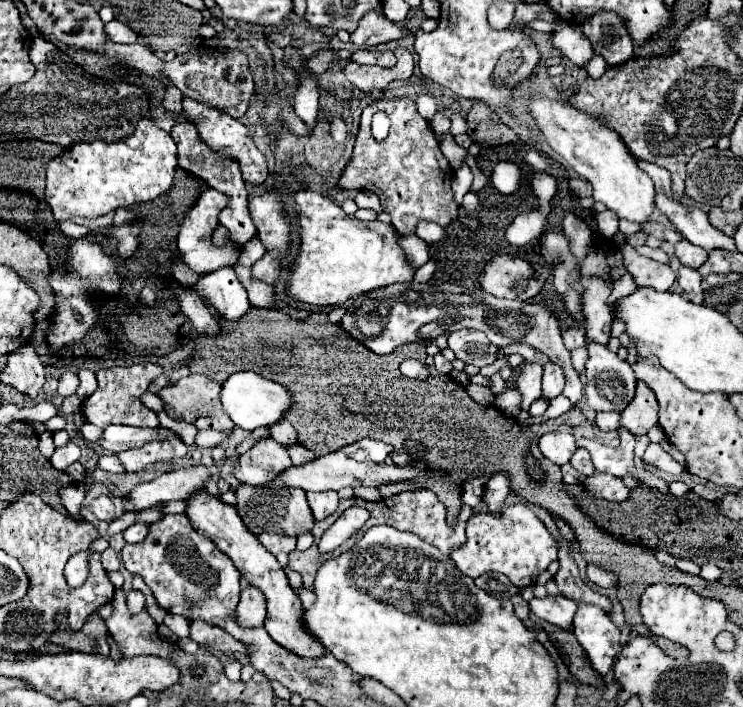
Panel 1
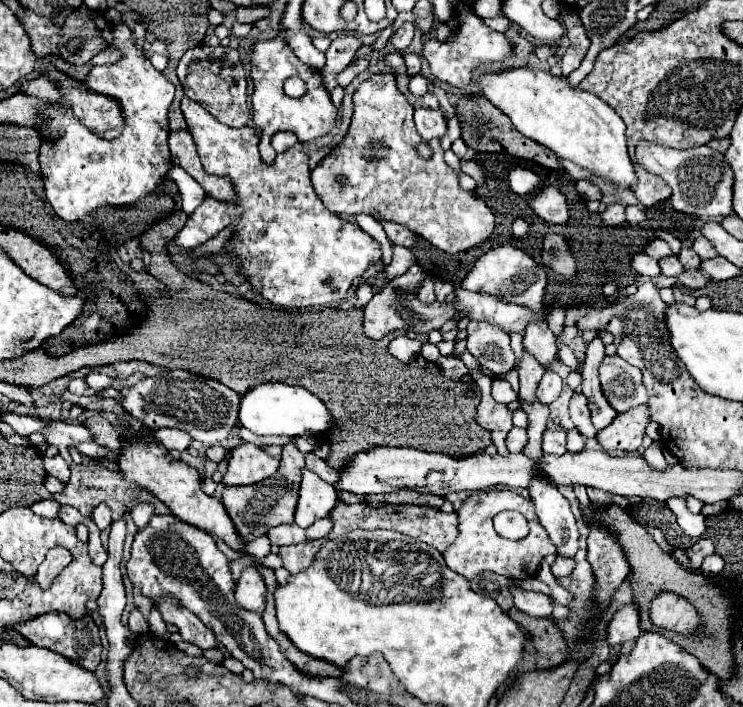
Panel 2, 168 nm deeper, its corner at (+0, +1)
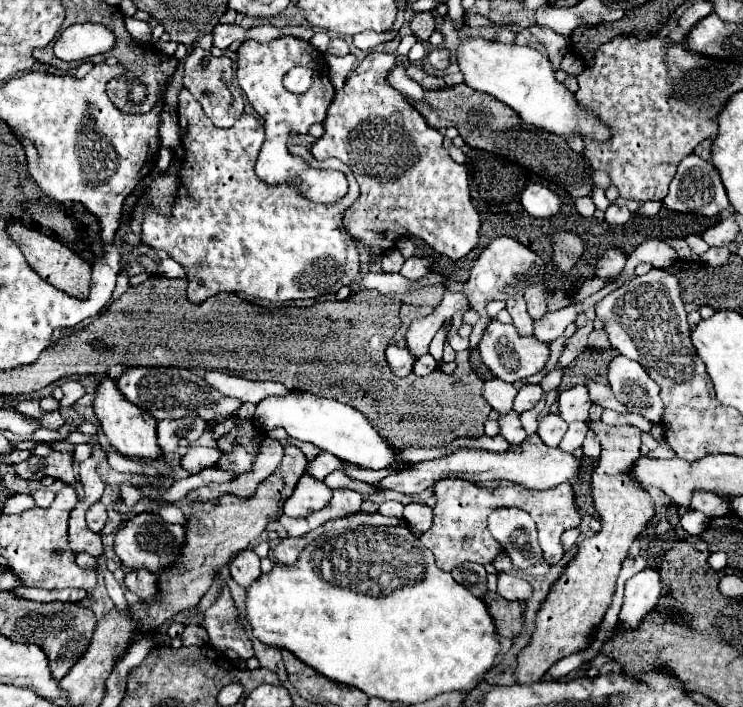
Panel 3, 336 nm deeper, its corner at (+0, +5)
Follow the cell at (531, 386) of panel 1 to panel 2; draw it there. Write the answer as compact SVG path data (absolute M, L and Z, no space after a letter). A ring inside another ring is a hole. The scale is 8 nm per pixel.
M530 321L524 333L524 347L542 363L548 365L558 355L556 337L548 329L546 321Z

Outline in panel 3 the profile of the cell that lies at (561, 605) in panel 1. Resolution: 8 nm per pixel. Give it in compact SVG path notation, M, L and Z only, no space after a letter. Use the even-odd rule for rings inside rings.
M500 573L498 575L498 595L502 595L508 601L528 601L532 597L534 589L528 581L516 575Z

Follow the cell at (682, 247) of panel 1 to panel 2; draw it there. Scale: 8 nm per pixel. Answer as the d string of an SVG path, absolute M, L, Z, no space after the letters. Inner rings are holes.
M706 237L696 239L696 241L692 243L692 249L700 255L700 259L712 259L712 257L718 257L718 253L716 253L714 245L712 245Z

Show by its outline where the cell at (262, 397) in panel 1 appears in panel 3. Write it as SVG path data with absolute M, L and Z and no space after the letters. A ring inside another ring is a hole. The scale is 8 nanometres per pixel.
M290 391L288 395L272 395L262 399L254 411L254 425L260 427L264 433L282 427L294 439L314 443L320 449L330 451L338 459L350 461L354 465L366 469L384 469L398 461L398 451L392 449L376 431L374 427L358 413L354 407L318 397L308 391Z

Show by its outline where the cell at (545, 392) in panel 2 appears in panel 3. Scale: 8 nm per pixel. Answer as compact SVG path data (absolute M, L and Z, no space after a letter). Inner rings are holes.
M526 383L526 385L522 385L518 389L518 395L514 399L514 411L516 413L524 413L524 411L532 409L542 397L544 397L544 389L540 385Z

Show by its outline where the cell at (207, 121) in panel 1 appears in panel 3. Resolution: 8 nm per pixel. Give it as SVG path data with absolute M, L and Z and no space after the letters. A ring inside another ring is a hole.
M188 89L178 95L178 117L182 129L182 143L188 147L186 161L180 171L180 191L178 201L172 207L172 217L164 217L158 211L148 209L142 223L142 241L154 249L164 249L172 259L188 267L188 297L194 303L202 303L220 291L242 291L252 297L268 301L286 299L312 299L322 295L332 295L344 285L360 279L360 253L356 241L348 231L344 231L343 214L360 194L359 185L348 165L338 159L318 161L312 157L304 145L291 145L292 155L302 157L312 168L338 169L346 175L349 183L347 194L336 203L324 205L309 201L298 191L297 183L268 185L258 181L254 173L254 163L265 139L264 128L256 117L242 115L238 123L230 129L216 127L200 107L200 101L192 97Z

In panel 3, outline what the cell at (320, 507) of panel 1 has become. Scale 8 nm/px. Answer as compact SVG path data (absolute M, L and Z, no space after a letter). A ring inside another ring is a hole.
M308 471L300 477L294 493L284 503L284 513L288 517L306 517L328 505L332 497L332 489L324 485L324 481L314 479Z

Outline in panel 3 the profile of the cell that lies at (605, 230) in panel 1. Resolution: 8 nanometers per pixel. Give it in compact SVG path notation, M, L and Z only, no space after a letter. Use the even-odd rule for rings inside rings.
M612 203L608 209L606 209L606 221L610 225L622 225L630 219L630 211L628 207L624 205L618 205L618 203Z

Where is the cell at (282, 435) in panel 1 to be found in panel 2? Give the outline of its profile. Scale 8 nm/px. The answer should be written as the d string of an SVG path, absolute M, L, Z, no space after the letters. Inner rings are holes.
M286 443L280 459L280 469L274 477L246 485L246 487L228 487L222 493L222 503L238 531L238 535L244 541L254 541L262 535L268 533L268 529L282 525L282 523L292 523L294 521L294 509L298 501L298 489L300 489L300 479L302 479L302 453L292 445Z

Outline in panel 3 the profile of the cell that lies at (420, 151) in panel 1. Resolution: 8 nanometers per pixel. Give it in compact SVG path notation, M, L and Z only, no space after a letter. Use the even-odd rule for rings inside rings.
M370 53L356 67L356 71L352 71L344 87L338 89L334 95L334 101L328 109L328 117L324 121L326 133L312 145L312 155L318 161L336 157L354 169L360 185L360 197L354 201L352 207L344 211L344 227L348 229L348 233L352 233L356 241L368 245L372 259L388 251L398 237L420 237L434 251L450 259L460 259L476 247L482 229L480 213L470 197L468 169L466 165L458 165L448 155L448 151L444 151L442 147L444 135L438 129L430 127L424 121L424 117L408 103L408 99L388 83L388 75L392 73L394 67L396 67L394 55ZM390 133L396 133L396 139L400 133L400 157L396 157L394 161L388 159L388 149L384 149L384 139L388 141Z

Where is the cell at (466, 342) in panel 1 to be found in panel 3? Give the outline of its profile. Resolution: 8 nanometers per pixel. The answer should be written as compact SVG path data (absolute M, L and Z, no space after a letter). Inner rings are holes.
M496 319L488 321L488 325L486 325L484 333L482 333L482 339L478 343L478 351L480 351L482 361L486 363L486 367L498 379L502 379L506 383L514 383L518 379L526 379L526 377L542 371L542 367L548 361L548 345L544 345L536 337L522 339L522 337L518 337L514 325L504 325L504 323L496 321Z

